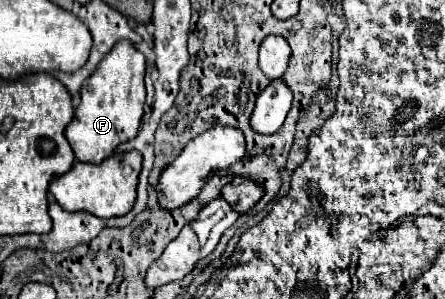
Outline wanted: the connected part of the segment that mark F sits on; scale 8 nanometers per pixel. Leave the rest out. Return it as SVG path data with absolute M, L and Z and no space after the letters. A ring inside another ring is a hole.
M121 40L85 80L81 88L81 102L65 130L65 138L69 140L79 162L99 164L111 156L121 142L137 136L145 104L145 68L147 60L137 46L131 40Z

